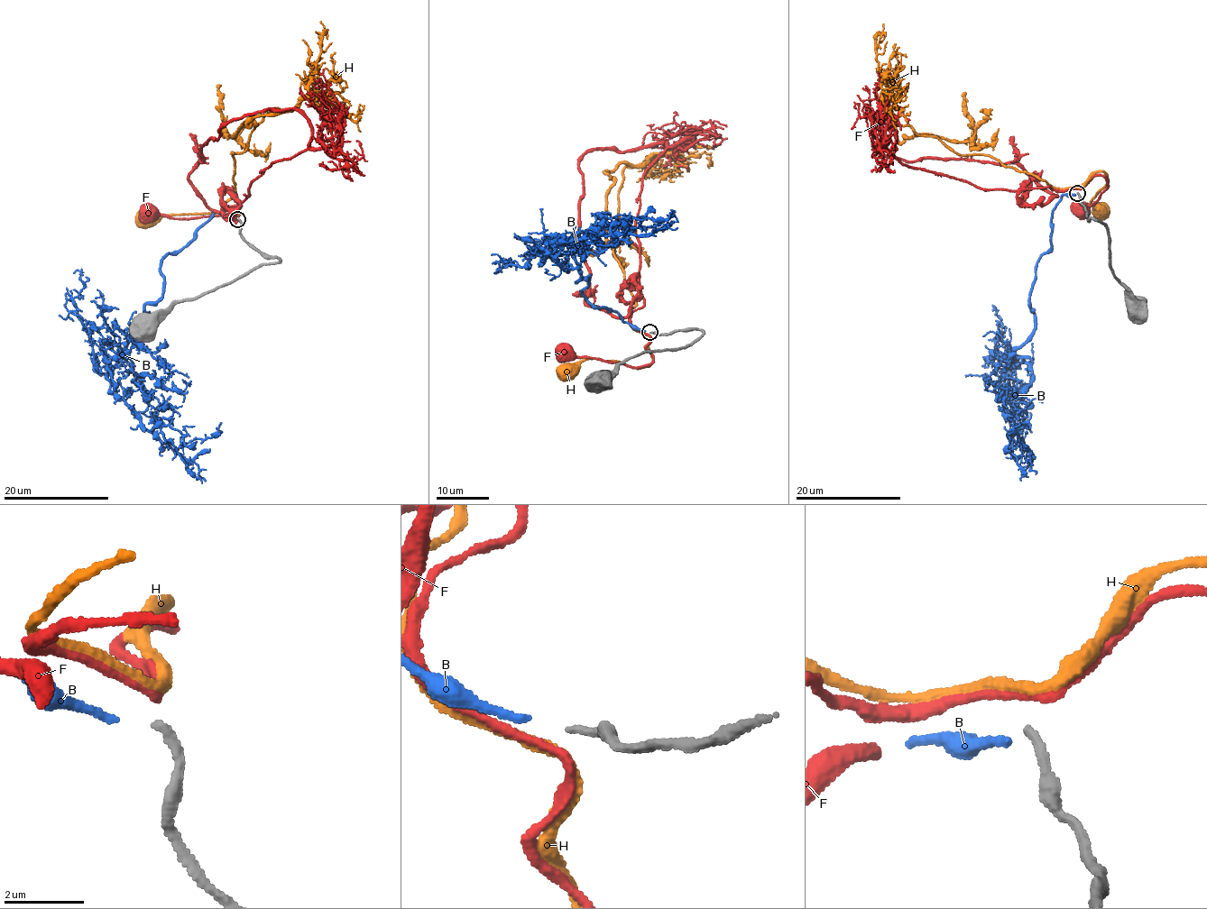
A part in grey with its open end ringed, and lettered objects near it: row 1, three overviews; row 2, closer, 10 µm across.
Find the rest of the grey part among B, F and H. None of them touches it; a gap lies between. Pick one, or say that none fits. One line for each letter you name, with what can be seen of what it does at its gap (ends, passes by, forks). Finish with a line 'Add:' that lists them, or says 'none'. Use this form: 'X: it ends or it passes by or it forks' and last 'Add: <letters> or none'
Add: none

